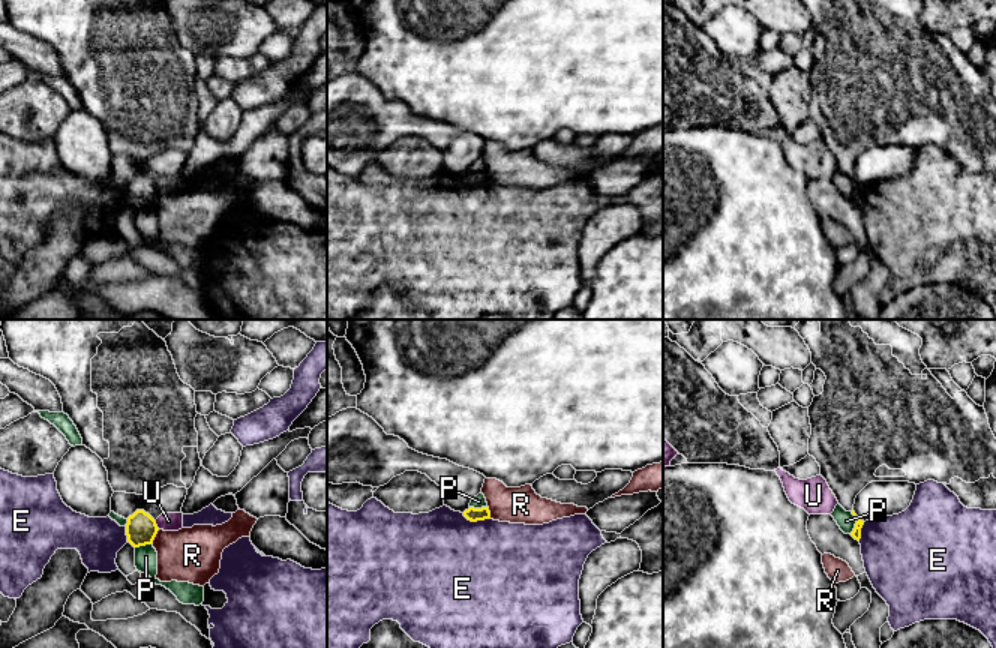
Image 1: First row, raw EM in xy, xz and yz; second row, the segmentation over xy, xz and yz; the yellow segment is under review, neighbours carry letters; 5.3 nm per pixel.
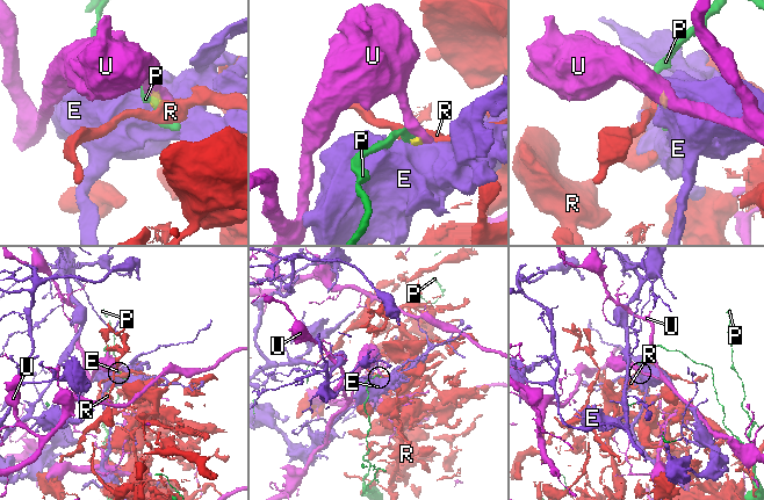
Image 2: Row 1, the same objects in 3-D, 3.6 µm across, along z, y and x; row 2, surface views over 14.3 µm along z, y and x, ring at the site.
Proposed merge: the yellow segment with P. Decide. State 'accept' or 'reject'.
reject

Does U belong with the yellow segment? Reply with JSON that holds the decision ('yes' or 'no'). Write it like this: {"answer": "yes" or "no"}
{"answer": "no"}

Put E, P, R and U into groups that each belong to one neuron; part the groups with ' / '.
E / P / R / U

